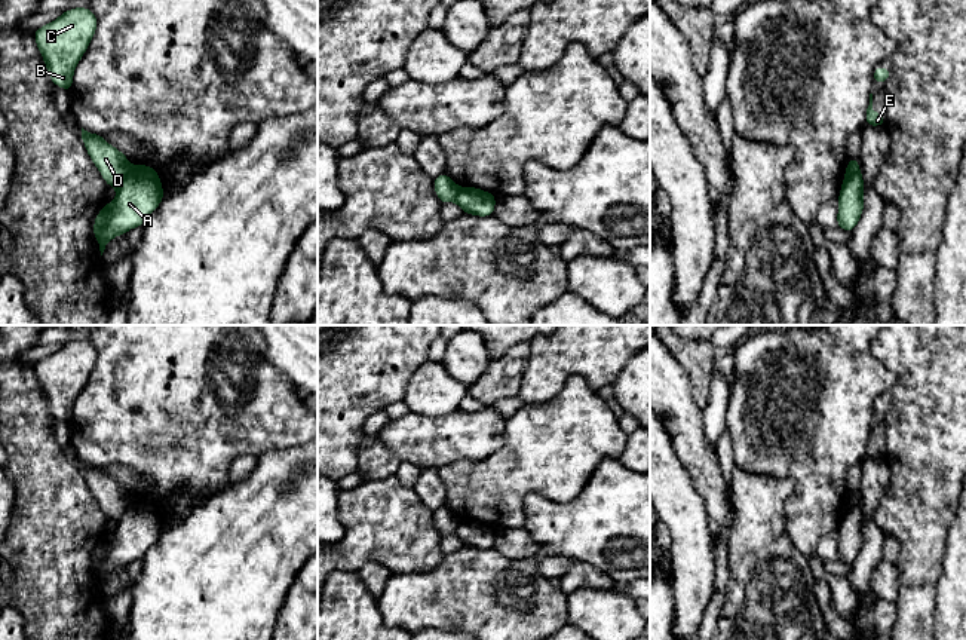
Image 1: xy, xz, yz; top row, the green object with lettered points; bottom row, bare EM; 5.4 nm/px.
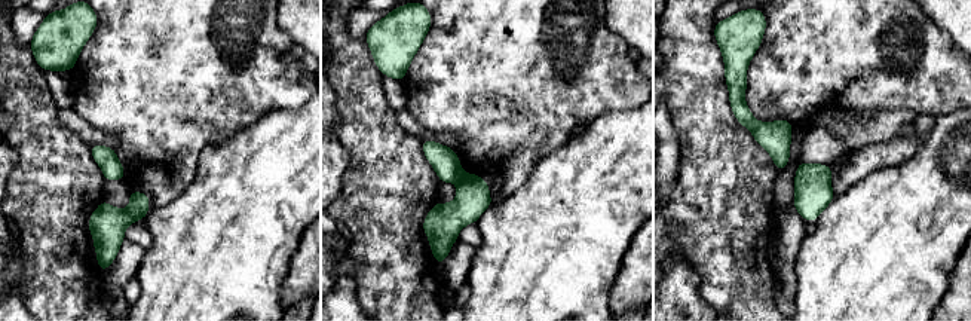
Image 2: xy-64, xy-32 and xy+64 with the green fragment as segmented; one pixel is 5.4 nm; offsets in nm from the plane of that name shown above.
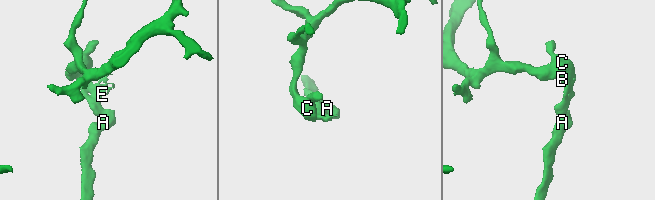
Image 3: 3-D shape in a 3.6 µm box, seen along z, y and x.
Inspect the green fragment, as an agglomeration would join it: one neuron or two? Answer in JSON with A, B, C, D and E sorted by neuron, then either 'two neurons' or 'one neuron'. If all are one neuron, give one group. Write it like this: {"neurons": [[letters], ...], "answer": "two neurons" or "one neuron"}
{"neurons": [["A"], ["B", "C", "D", "E"]], "answer": "two neurons"}

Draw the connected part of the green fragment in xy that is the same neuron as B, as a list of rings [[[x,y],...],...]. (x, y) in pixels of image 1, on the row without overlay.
[[[74,340],[34,364],[36,377],[53,417],[71,423],[74,402],[96,359],[98,352],[89,340]]]

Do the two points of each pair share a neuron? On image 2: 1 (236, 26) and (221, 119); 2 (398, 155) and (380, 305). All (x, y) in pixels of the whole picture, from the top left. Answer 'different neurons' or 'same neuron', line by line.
1: same neuron
2: same neuron

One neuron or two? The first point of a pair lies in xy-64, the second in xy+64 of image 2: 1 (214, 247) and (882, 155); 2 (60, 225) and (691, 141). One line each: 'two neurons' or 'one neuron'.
1: two neurons
2: one neuron

